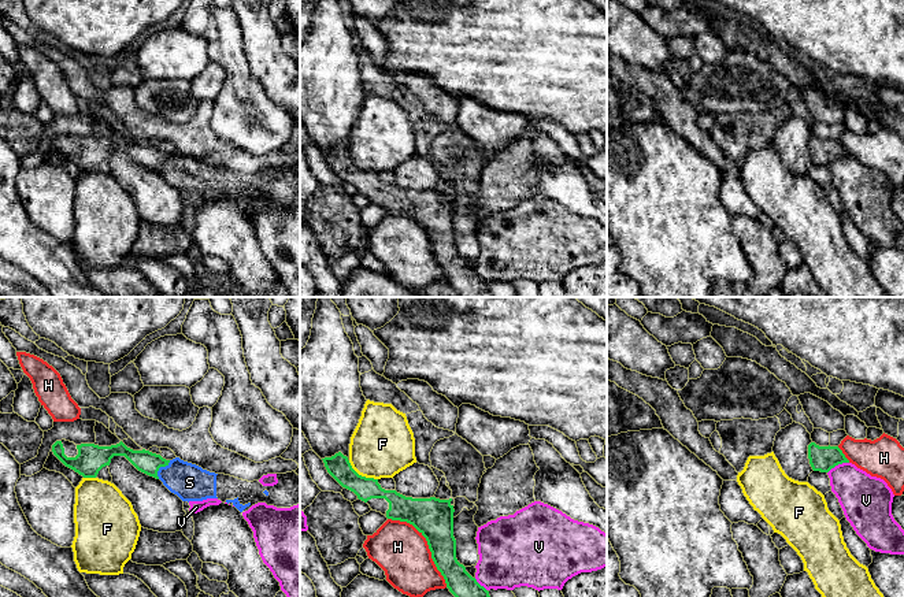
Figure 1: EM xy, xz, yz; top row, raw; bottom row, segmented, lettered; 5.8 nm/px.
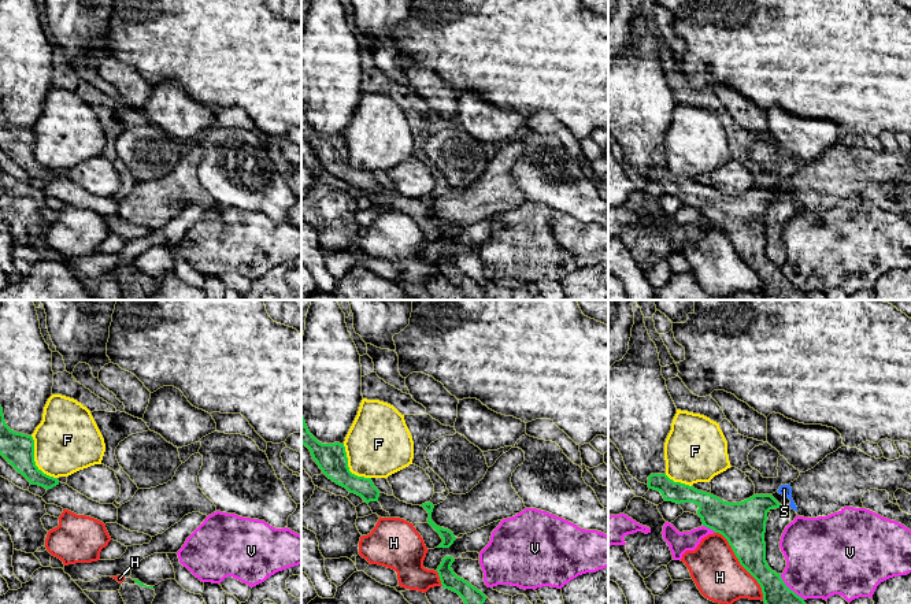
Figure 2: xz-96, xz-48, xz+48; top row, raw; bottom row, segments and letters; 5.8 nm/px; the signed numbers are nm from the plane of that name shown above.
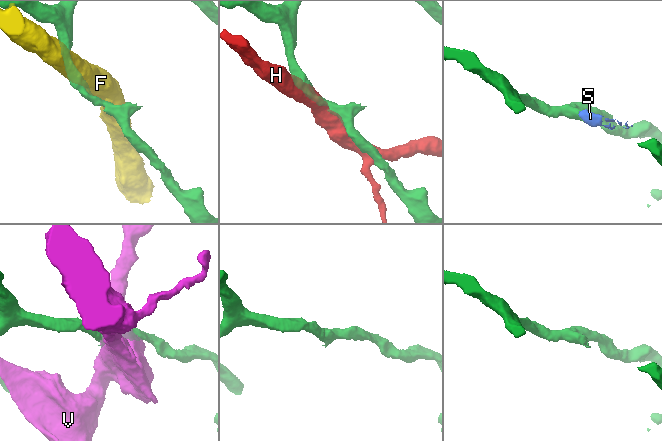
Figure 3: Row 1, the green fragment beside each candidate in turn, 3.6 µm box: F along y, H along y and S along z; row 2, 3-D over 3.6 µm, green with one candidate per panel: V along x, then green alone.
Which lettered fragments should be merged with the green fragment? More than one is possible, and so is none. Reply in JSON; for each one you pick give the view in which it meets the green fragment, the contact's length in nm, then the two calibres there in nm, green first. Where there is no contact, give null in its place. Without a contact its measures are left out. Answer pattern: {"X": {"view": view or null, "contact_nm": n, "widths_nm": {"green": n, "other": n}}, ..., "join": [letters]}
{"S": {"view": "xy", "contact_nm": 130, "widths_nm": {"green": 130, "other": 220}}, "join": ["S"]}

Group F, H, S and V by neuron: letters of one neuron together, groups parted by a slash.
F / H / S / V

